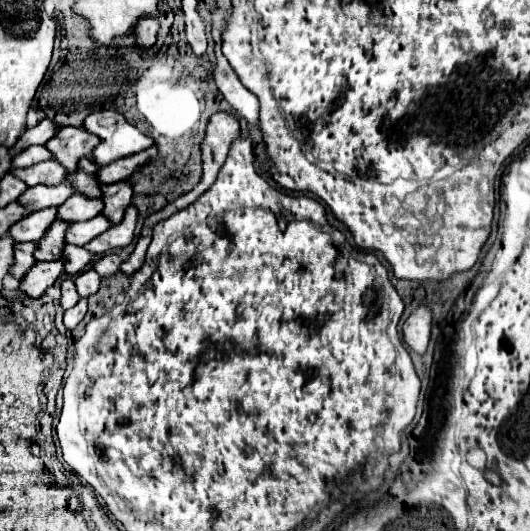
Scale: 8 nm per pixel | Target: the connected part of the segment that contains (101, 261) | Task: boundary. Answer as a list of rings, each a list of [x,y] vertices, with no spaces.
[[[104,254],[104,256],[100,256],[100,258],[92,264],[92,268],[94,268],[100,276],[112,276],[114,272],[118,272],[120,264],[122,264],[122,258],[120,258],[118,254]]]

